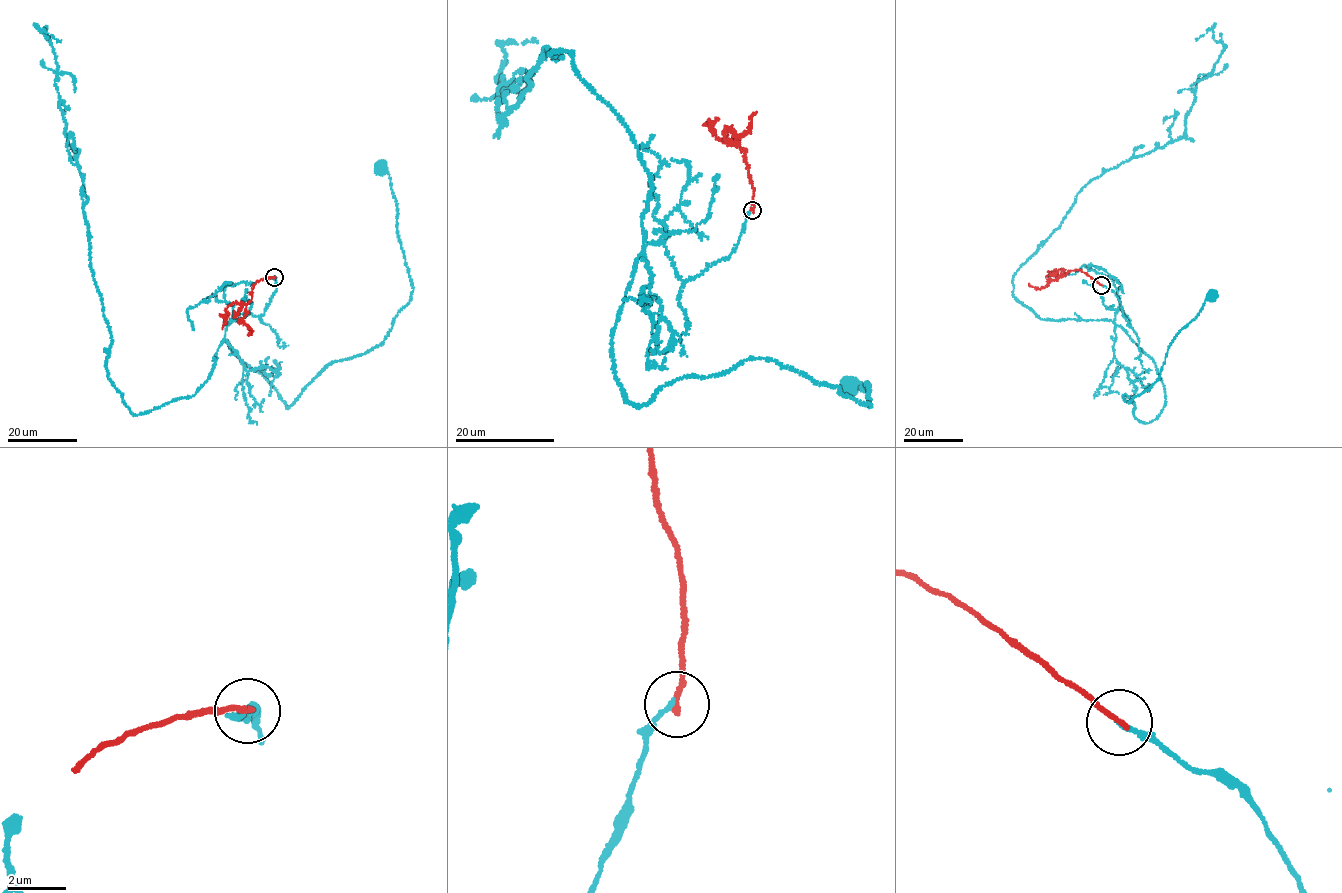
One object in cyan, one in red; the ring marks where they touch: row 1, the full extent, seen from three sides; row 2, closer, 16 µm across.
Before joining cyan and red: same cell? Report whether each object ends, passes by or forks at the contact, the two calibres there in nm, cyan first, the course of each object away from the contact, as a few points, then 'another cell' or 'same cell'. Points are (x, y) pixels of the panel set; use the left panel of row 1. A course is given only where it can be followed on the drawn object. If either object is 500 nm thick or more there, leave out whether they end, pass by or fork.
cyan ends | red ends | 160/190 nm | cyan via (273, 277), (262, 315), (233, 315), (225, 338), (286, 407), (323, 368), (381, 343), (409, 301), (381, 167) | red via (274, 278), (257, 281), (251, 289), (243, 318), (252, 331), (249, 335), (250, 332) | another cell

